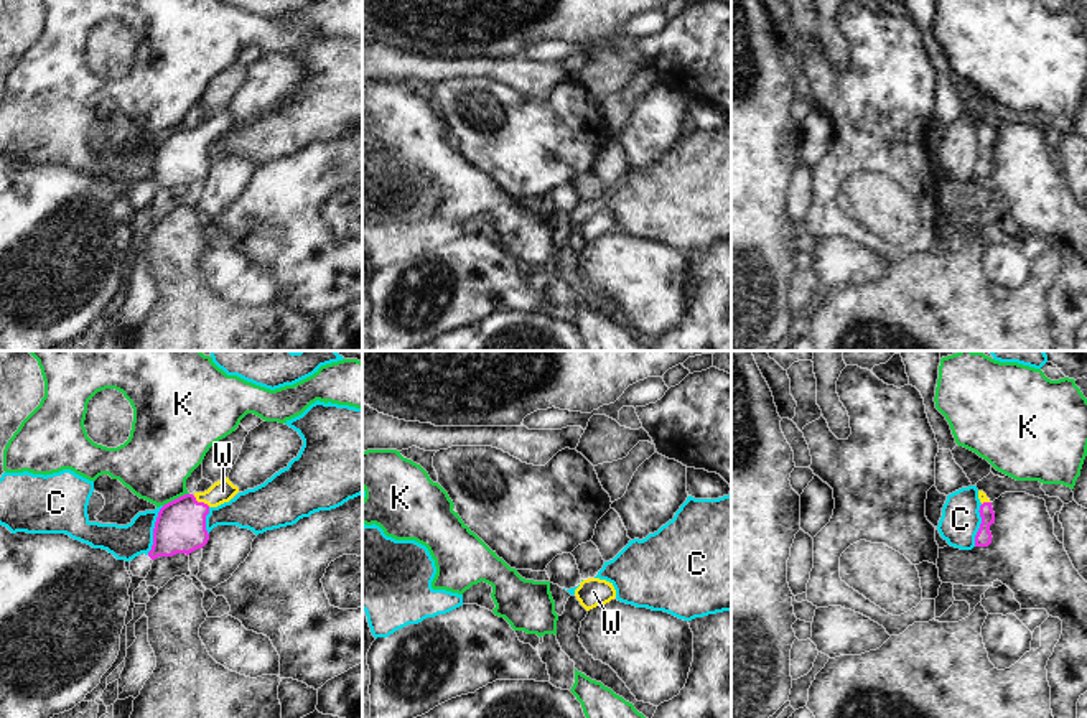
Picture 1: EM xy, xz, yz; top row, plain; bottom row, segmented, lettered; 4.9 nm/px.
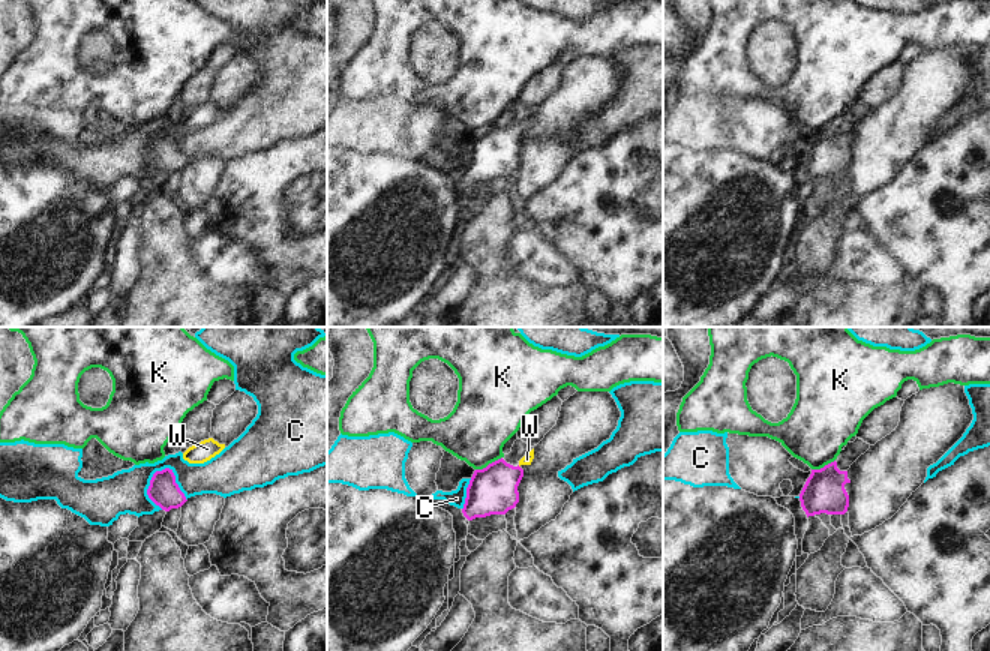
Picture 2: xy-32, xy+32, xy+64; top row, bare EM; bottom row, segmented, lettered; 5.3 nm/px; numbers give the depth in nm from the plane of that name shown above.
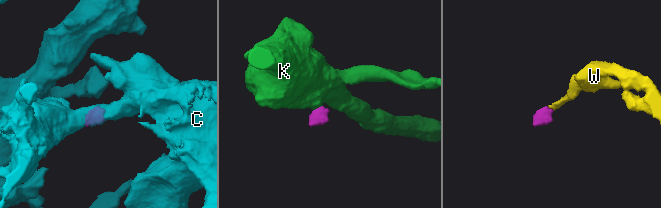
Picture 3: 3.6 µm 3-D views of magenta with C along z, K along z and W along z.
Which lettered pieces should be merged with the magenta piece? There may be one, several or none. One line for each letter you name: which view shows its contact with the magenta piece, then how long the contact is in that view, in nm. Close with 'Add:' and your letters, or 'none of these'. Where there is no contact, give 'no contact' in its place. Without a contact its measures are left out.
W: meets magenta in xy; contact 100 nm long
Add: W

